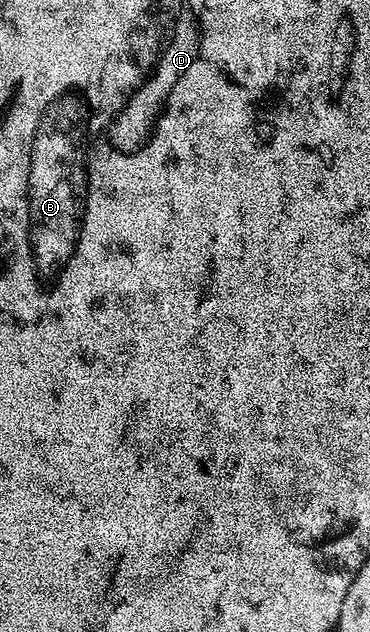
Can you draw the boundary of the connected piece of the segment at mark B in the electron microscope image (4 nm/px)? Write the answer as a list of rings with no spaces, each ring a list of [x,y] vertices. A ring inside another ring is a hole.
[[[60,88],[44,108],[40,108],[40,116],[36,116],[36,128],[32,128],[32,140],[28,140],[28,176],[24,176],[24,236],[28,236],[28,260],[32,260],[32,292],[40,292],[40,296],[52,296],[52,292],[60,292],[60,280],[64,280],[64,272],[72,268],[72,260],[76,260],[76,252],[80,252],[80,244],[84,244],[84,228],[88,228],[88,200],[92,200],[92,152],[96,152],[96,136],[92,136],[92,120],[96,120],[96,108],[92,108],[92,100],[88,100],[88,92],[84,88]]]

